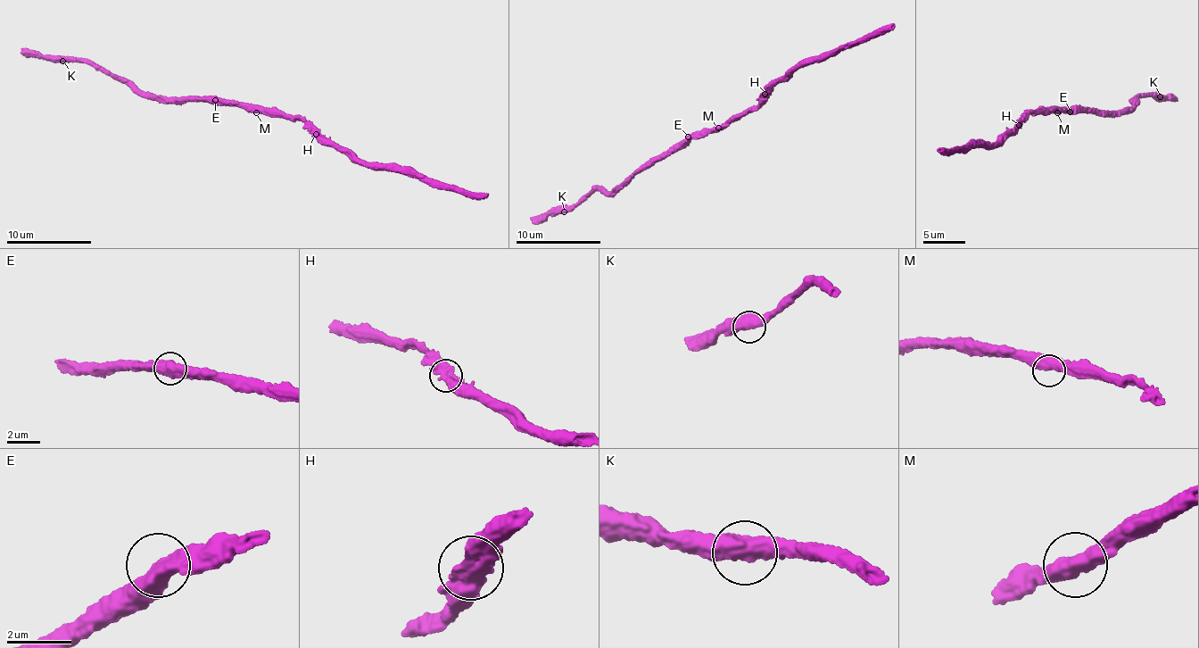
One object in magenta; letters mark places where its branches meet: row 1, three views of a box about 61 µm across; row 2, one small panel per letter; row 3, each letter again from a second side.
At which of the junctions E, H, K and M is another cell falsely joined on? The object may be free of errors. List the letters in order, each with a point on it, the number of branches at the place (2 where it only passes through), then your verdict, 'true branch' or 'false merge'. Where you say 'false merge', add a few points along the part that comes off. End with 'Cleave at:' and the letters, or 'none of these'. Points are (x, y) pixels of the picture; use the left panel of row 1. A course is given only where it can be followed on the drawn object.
E: at (215, 100); 2 branches meet; true branch
H: at (316, 134); 2 branches meet; true branch
K: at (62, 61); 2 branches meet; true branch
M: at (256, 112); 2 branches meet; true branch
Cleave at: none of these

